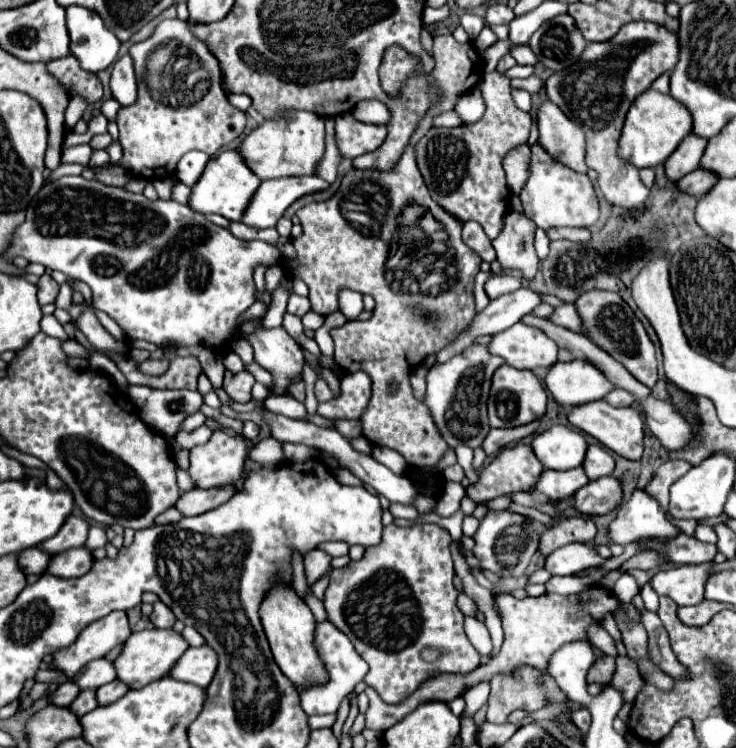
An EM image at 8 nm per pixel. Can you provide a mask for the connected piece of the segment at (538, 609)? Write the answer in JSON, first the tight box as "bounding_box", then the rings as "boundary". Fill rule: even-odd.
{"bounding_box":[366,586,640,730],"boundary":[[[596,586],[590,588],[582,594],[572,594],[572,596],[558,596],[558,594],[542,594],[538,598],[524,598],[518,600],[512,594],[498,594],[496,596],[496,604],[502,610],[502,628],[504,628],[504,644],[502,650],[496,658],[492,658],[490,662],[482,664],[480,668],[476,668],[474,672],[466,674],[466,676],[456,676],[456,674],[440,674],[436,678],[426,680],[412,696],[408,696],[408,700],[400,702],[400,704],[386,704],[378,698],[376,690],[366,688],[366,696],[370,700],[368,710],[366,710],[366,728],[372,730],[388,730],[390,726],[394,726],[396,722],[400,722],[406,714],[410,714],[414,708],[418,708],[424,702],[450,702],[456,696],[460,696],[460,692],[464,690],[464,686],[474,686],[482,680],[490,680],[496,672],[510,672],[512,668],[520,666],[520,664],[530,664],[536,666],[540,670],[544,670],[544,686],[546,686],[546,694],[550,702],[562,702],[566,700],[566,694],[556,686],[556,682],[550,678],[550,674],[546,672],[546,660],[552,656],[552,652],[556,652],[564,642],[572,642],[572,640],[588,640],[586,636],[586,628],[594,622],[600,622],[600,618],[604,618],[606,614],[614,614],[620,608],[626,608],[626,614],[630,620],[640,620],[640,612],[632,606],[632,604],[622,604],[618,598],[614,598],[612,592]]]}

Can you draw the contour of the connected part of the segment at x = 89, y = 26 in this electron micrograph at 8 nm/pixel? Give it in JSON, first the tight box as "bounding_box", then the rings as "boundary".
{"bounding_box":[66,6,120,72],"boundary":[[[68,6],[66,22],[70,32],[70,52],[80,60],[84,70],[100,72],[116,60],[120,40],[104,26],[100,14],[82,6]]]}

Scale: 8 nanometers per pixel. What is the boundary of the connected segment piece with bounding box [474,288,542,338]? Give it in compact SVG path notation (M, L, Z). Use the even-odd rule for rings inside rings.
M520 288L512 294L504 294L492 300L482 312L474 318L474 338L482 334L498 334L512 324L516 324L524 314L530 314L536 306L540 306L540 296L530 288Z

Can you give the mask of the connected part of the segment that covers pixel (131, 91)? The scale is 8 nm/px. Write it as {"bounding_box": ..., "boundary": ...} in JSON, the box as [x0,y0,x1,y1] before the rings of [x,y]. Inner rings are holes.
{"bounding_box":[110,56,138,106],"boundary":[[[122,56],[114,64],[110,90],[112,90],[112,98],[116,98],[120,106],[130,106],[136,102],[138,88],[136,88],[136,76],[134,76],[134,66],[130,56]]]}

